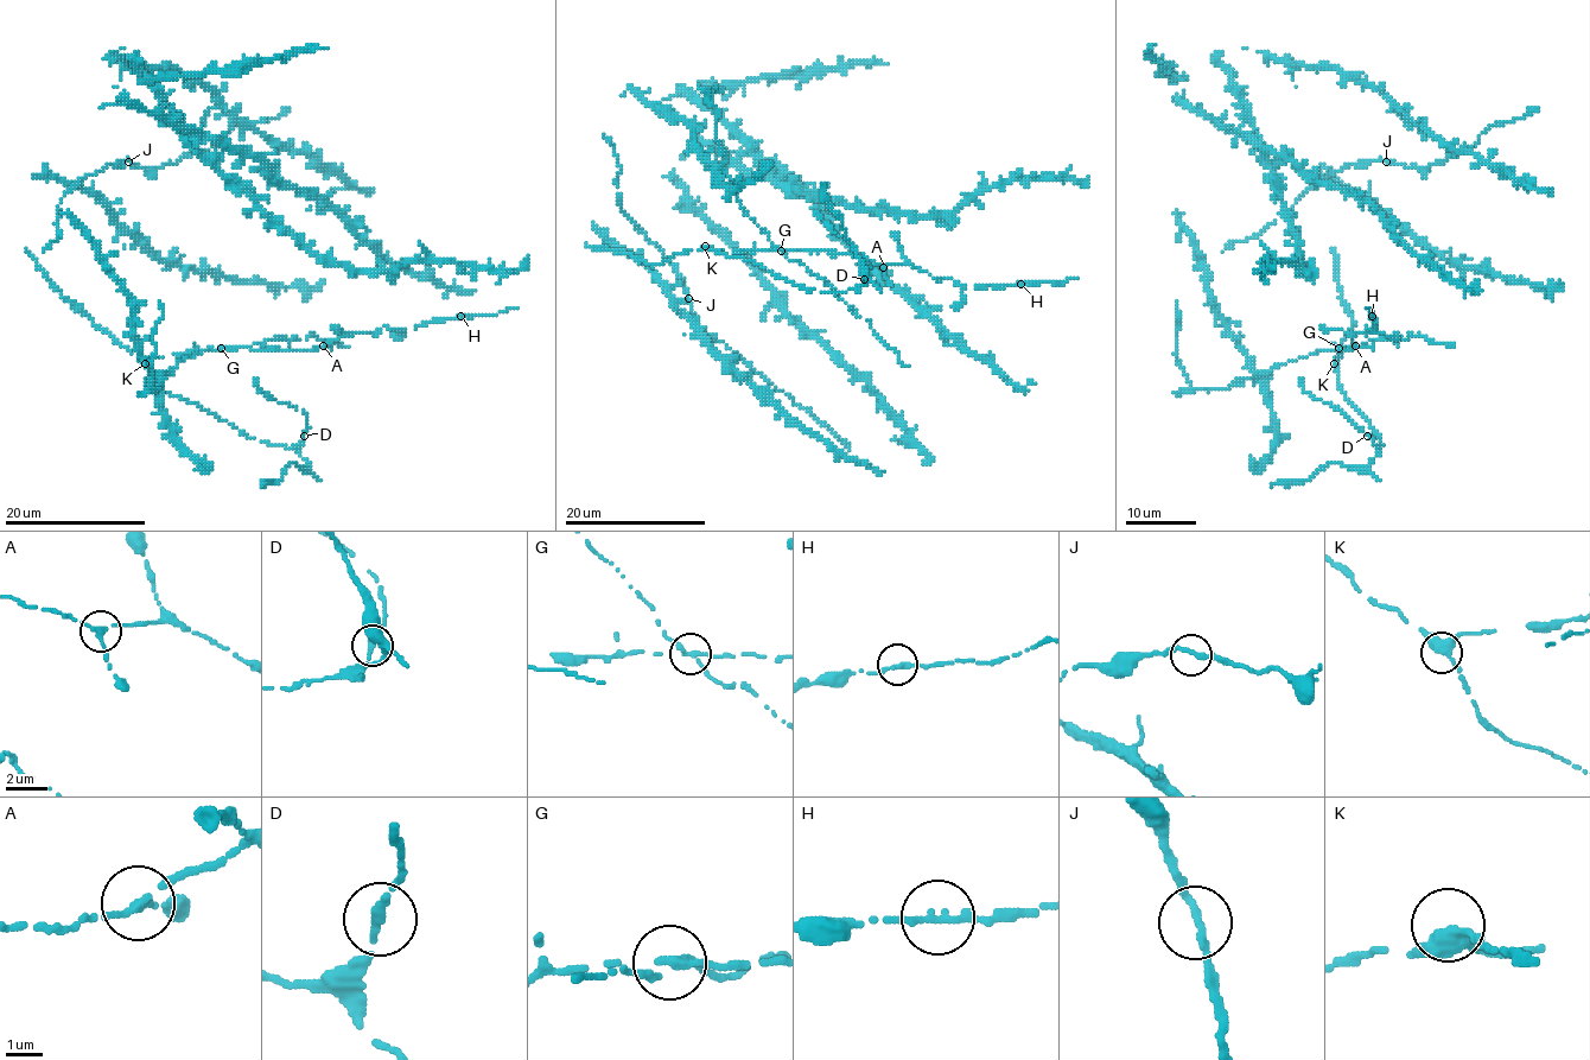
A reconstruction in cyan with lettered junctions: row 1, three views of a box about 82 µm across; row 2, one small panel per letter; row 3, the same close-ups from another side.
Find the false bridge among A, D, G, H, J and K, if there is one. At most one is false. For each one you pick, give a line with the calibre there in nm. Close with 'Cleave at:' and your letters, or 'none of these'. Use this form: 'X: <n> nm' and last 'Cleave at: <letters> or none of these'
G: 180 nm
Cleave at: G

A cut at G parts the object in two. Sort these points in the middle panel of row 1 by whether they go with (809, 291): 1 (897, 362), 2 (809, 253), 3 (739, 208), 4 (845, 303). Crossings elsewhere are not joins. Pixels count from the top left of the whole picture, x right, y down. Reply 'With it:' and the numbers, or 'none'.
With it: 2

